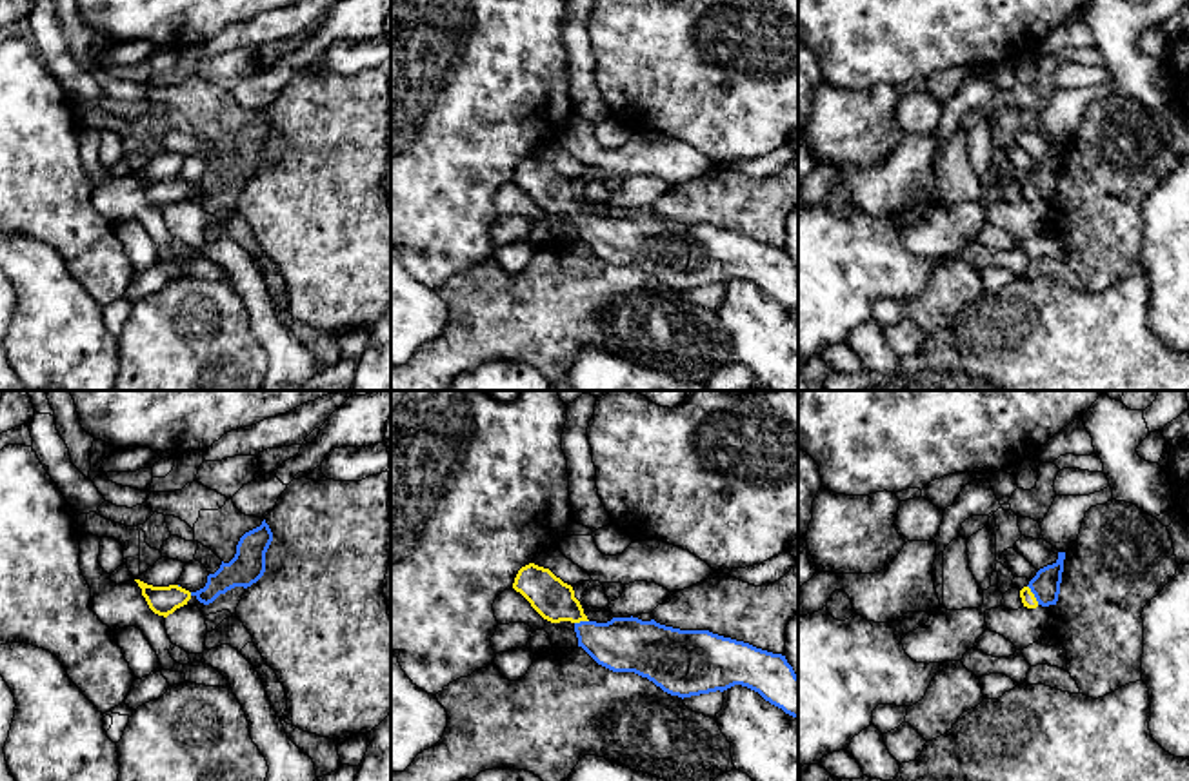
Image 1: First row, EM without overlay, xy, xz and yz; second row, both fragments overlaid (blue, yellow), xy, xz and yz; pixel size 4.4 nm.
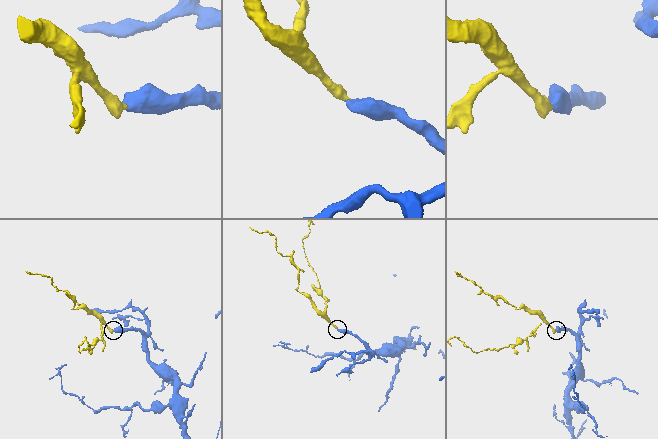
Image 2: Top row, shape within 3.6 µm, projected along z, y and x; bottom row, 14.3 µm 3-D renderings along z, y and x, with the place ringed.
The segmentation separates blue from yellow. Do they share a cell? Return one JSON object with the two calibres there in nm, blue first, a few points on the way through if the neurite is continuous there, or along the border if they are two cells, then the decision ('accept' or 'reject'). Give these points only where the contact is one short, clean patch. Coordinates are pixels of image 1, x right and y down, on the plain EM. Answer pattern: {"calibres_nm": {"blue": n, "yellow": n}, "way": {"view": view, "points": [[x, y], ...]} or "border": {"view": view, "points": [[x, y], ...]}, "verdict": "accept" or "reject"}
{"calibres_nm": {"blue": 130, "yellow": 60}, "way": {"view": "yz", "points": [[1046, 178], [1033, 186], [1028, 191]]}, "verdict": "accept"}

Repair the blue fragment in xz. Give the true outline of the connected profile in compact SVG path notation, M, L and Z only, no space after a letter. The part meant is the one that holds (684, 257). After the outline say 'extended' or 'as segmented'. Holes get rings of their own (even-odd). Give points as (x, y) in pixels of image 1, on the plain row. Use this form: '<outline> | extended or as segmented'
M535 156L518 163L513 182L544 213L571 214L578 240L613 265L634 265L682 292L742 278L798 312L798 269L782 247L654 213L589 214L573 180Z | extended

